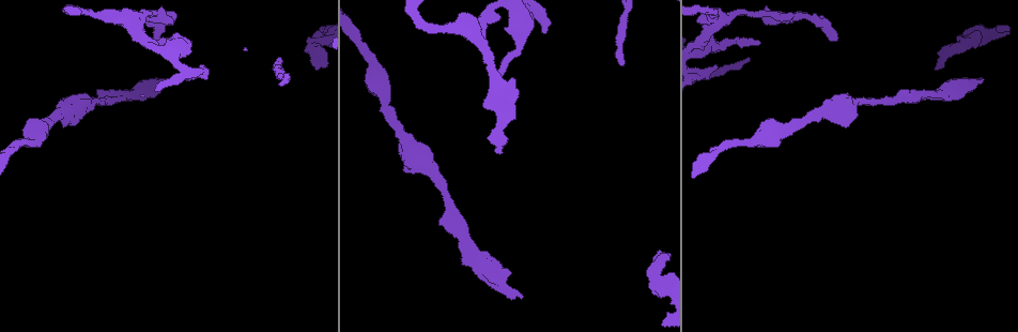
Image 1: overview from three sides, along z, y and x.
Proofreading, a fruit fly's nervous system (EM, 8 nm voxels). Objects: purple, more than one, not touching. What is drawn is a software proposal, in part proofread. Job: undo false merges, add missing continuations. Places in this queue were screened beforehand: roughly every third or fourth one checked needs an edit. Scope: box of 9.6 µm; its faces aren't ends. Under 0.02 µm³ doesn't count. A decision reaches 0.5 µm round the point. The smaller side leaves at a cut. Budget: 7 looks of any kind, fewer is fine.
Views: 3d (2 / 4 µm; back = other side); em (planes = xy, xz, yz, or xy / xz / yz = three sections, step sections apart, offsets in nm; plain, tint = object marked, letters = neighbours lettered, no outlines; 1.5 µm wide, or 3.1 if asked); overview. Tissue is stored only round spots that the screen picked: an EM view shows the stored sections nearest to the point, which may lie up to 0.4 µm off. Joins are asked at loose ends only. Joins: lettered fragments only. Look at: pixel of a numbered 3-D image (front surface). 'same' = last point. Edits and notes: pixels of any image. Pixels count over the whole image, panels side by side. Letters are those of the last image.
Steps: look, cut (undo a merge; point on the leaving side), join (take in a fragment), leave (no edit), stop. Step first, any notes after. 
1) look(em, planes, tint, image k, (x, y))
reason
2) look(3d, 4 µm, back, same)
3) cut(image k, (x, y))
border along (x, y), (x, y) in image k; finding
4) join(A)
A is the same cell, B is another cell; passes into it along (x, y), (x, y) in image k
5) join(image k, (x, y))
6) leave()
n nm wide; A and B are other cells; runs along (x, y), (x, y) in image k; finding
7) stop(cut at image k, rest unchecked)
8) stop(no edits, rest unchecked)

look(3d, 2 µm, image 1, (934, 69))
an open end

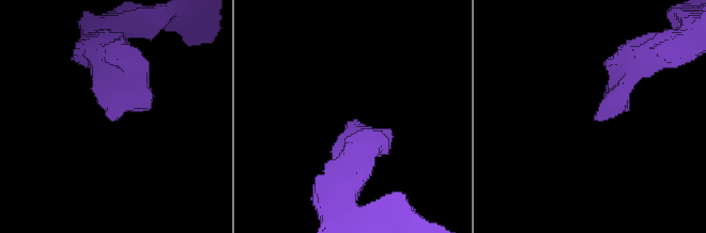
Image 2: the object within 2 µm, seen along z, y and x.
look(em, planes, tint, image 2, (350, 121))

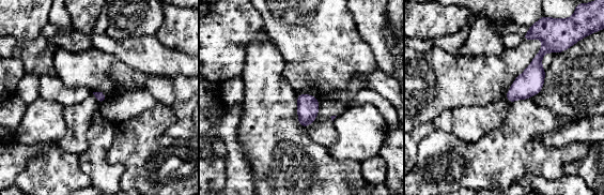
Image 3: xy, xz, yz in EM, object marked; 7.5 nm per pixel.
look(em, planes, letters, same)

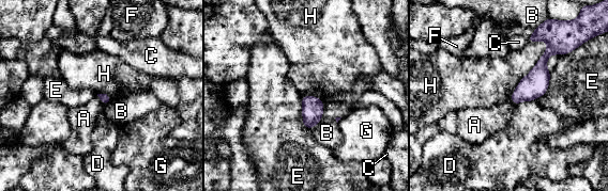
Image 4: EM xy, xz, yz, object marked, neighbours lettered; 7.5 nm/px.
leave()
A, B, C, D, E, F, G and H are other cells; none of them fits

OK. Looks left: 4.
look(em, xy, step 4, letters, image 1, (623, 64))
branch stops here

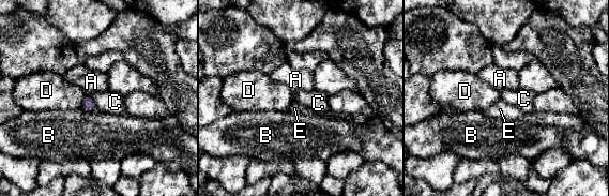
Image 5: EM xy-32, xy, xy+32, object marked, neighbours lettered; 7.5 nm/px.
leave()
A, B, C, D and E are other cells; border along (90, 95), (96, 108) in image 5; no lettered fragment goes on from it

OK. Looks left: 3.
look(em, planes, letters, image 1, (980, 81))
end of a long branch

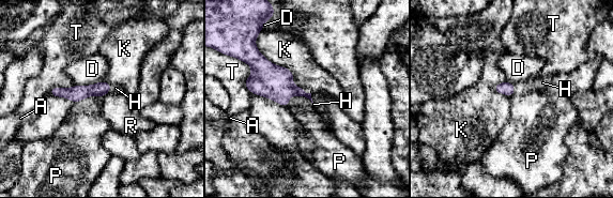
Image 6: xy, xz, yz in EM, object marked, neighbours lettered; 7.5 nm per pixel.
join(H)
H is the same cell, A, D, K, P, R and T are other cells; passes into it along (101, 89), (110, 88), (116, 88) in image 6; the neuron continues

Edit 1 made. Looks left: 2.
stop(join at image 6, rest unchecked)

